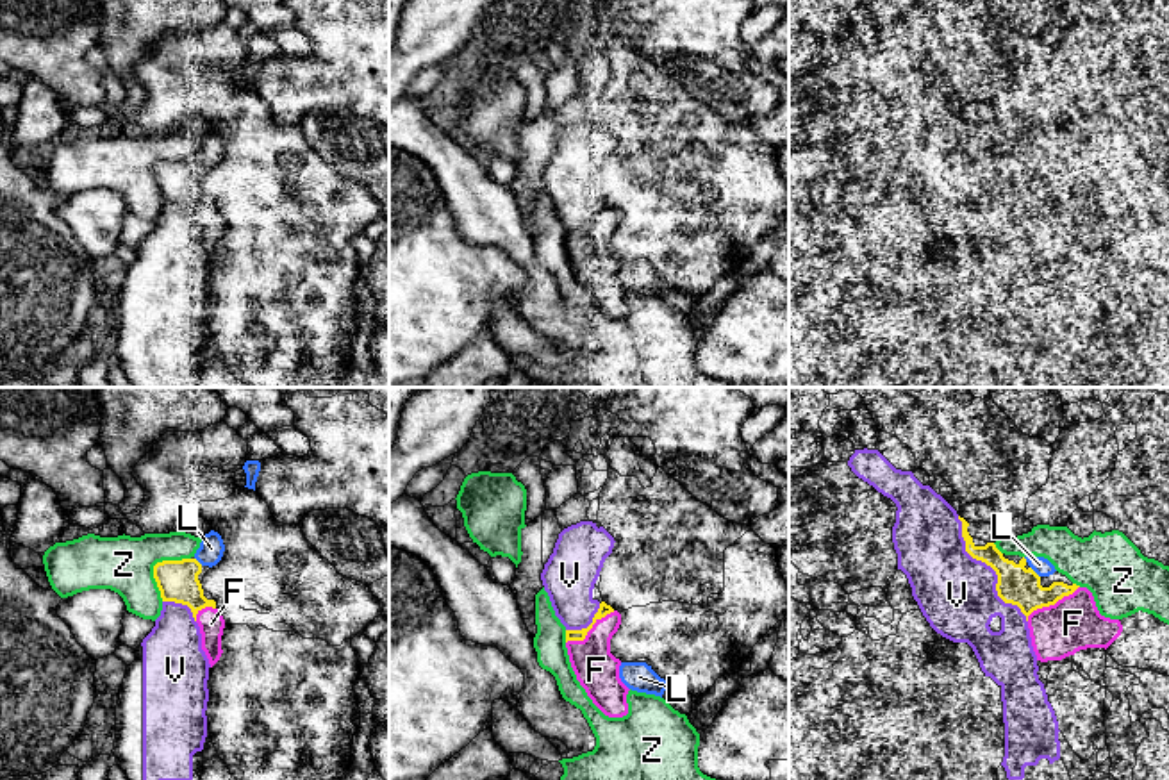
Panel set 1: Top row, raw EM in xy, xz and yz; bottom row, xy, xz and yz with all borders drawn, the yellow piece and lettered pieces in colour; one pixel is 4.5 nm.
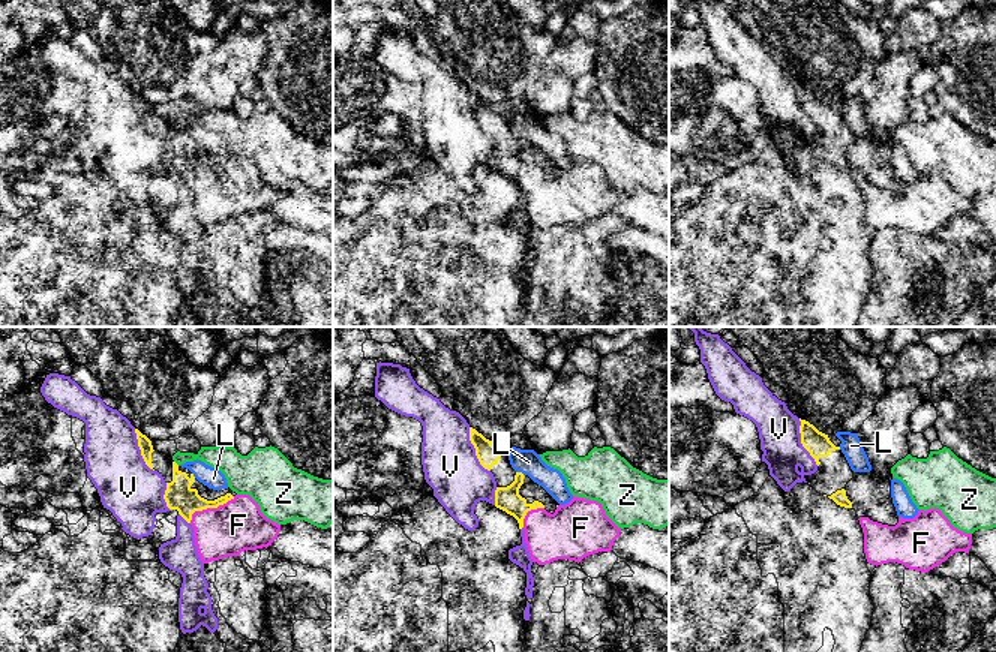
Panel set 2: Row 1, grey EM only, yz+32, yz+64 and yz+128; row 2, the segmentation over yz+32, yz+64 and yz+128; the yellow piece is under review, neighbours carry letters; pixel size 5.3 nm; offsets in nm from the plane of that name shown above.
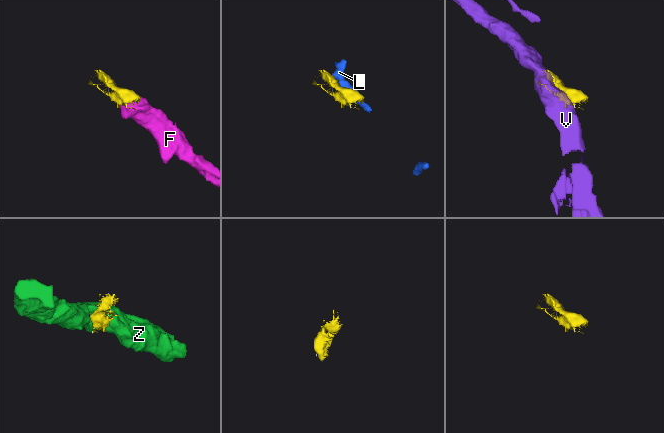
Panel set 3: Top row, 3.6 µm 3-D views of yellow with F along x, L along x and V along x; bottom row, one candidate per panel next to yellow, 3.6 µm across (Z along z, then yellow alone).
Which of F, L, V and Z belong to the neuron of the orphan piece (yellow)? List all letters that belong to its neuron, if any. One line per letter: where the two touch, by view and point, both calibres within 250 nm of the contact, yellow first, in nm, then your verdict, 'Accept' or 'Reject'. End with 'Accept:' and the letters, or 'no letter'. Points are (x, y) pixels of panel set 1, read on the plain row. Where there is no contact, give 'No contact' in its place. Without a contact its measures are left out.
F: Touches yellow at xz (589, 229). Thickness 50 nm (yellow) against 200 nm. Accept
L: Touches yellow at yz (1034, 172). Thickness 170 nm (yellow) against 80 nm. Reject
V: Touches yellow at yz (993, 168). Thickness 170 nm (yellow) against 360 nm. Reject
Z: Touches yellow at xy (154, 166). Thickness 190 nm (yellow) against 260 nm. Reject
Accept: F

